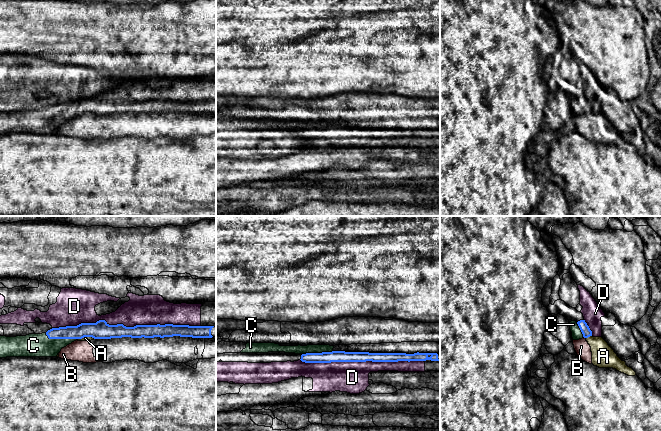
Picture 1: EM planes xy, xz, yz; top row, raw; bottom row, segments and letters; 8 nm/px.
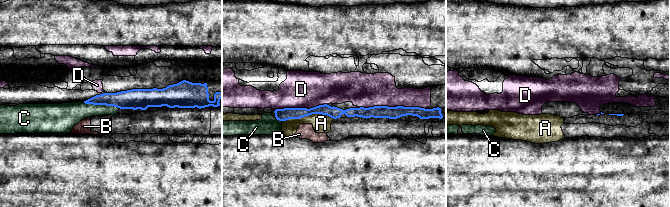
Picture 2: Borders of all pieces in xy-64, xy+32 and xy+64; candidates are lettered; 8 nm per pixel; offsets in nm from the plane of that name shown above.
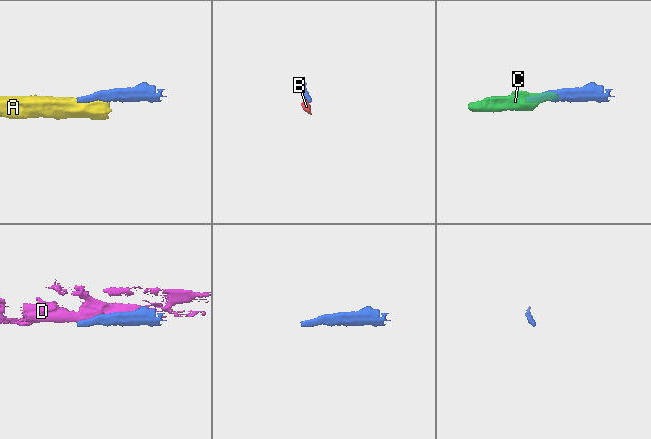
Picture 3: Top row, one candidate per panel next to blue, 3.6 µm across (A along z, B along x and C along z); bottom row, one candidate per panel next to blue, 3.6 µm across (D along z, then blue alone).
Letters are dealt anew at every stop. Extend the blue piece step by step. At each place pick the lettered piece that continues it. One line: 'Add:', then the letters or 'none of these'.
Add: C

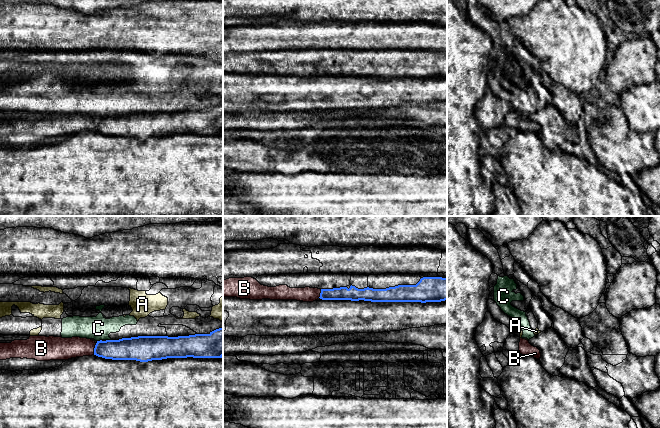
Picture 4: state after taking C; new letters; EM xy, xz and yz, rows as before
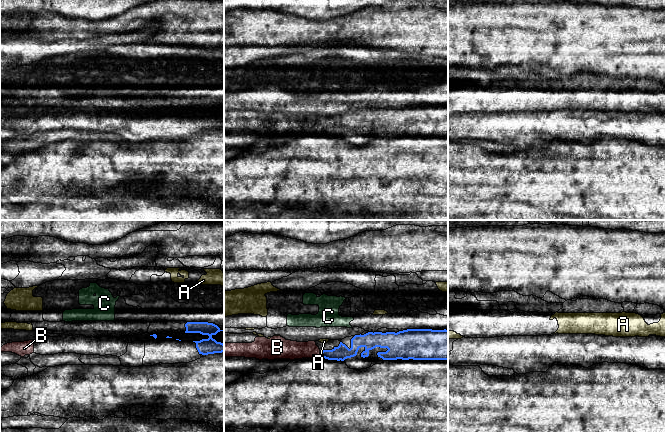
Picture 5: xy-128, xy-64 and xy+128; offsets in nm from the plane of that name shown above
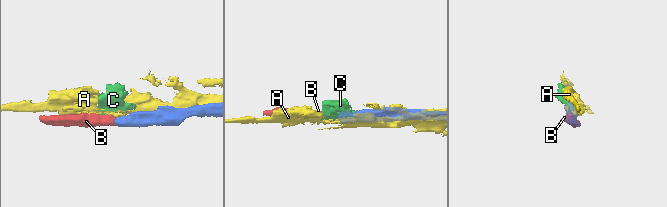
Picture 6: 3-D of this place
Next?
Add: B

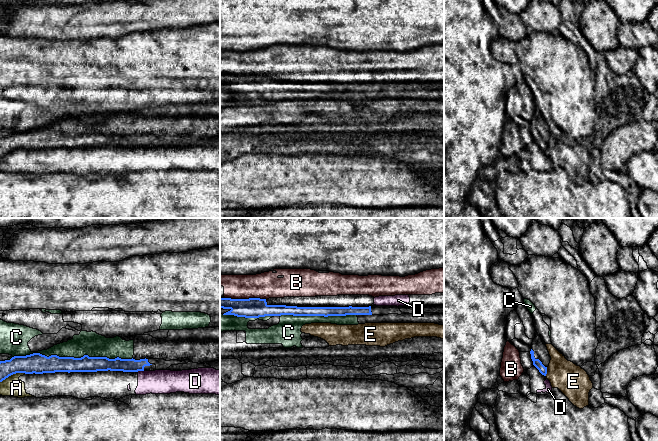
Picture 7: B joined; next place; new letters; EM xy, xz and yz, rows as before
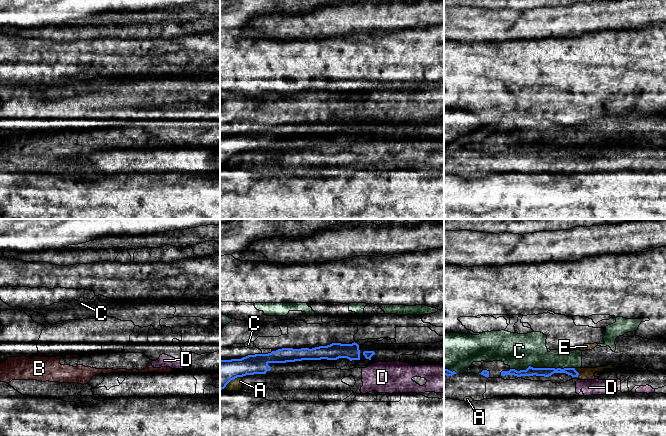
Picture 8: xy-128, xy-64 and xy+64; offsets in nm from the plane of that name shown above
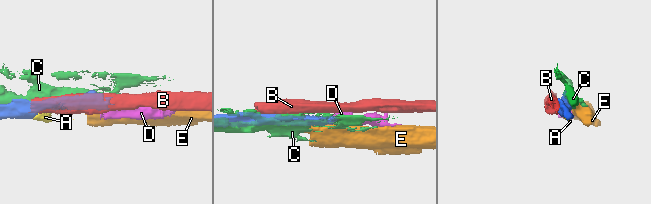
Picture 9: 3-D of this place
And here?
Add: none of these

